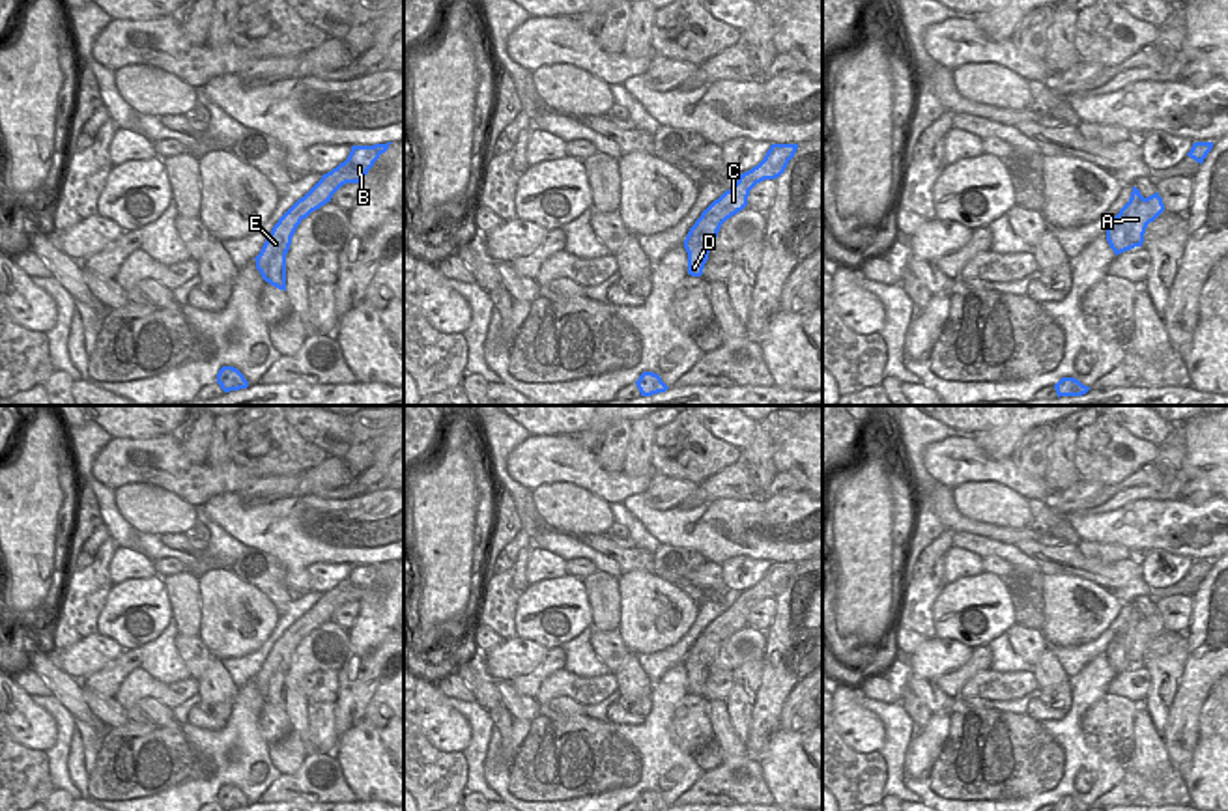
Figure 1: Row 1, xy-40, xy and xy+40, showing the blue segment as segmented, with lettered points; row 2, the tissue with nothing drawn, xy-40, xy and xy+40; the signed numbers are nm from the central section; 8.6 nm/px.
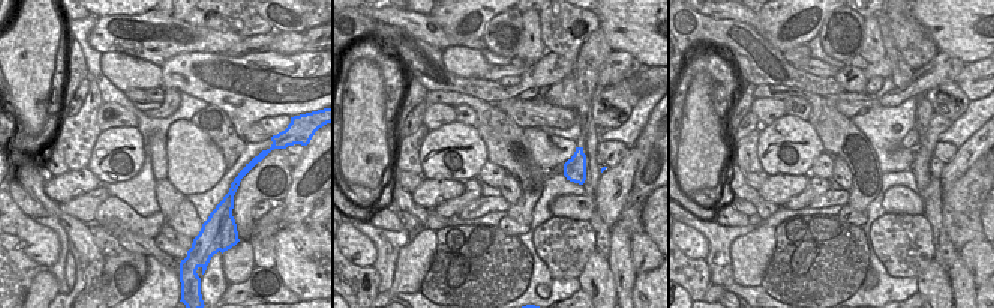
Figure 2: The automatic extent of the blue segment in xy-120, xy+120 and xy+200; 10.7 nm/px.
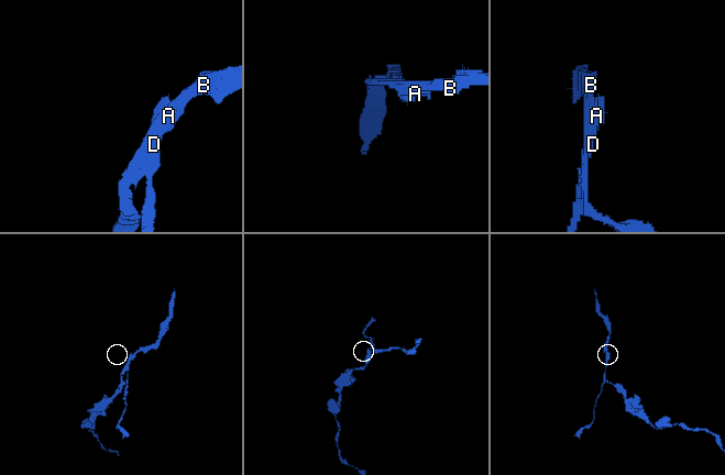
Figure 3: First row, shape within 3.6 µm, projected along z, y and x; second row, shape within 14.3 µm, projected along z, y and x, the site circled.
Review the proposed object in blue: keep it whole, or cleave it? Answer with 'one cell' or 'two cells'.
two cells

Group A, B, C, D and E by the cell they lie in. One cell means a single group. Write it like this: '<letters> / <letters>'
A B C E / D

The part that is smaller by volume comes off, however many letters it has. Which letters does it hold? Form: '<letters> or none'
D

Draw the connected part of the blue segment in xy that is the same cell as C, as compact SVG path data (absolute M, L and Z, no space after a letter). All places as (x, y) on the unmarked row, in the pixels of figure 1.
M772 562L764 577L751 589L740 592L738 600L714 619L693 643L693 652L686 654L688 676L712 665L721 643L748 624L750 609L764 600L779 596L794 576L798 562Z

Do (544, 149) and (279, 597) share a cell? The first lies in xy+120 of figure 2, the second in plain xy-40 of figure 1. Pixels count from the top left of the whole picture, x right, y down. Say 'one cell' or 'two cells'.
two cells

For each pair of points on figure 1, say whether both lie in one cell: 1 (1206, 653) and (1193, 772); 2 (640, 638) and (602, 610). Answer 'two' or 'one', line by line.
1: two
2: two

